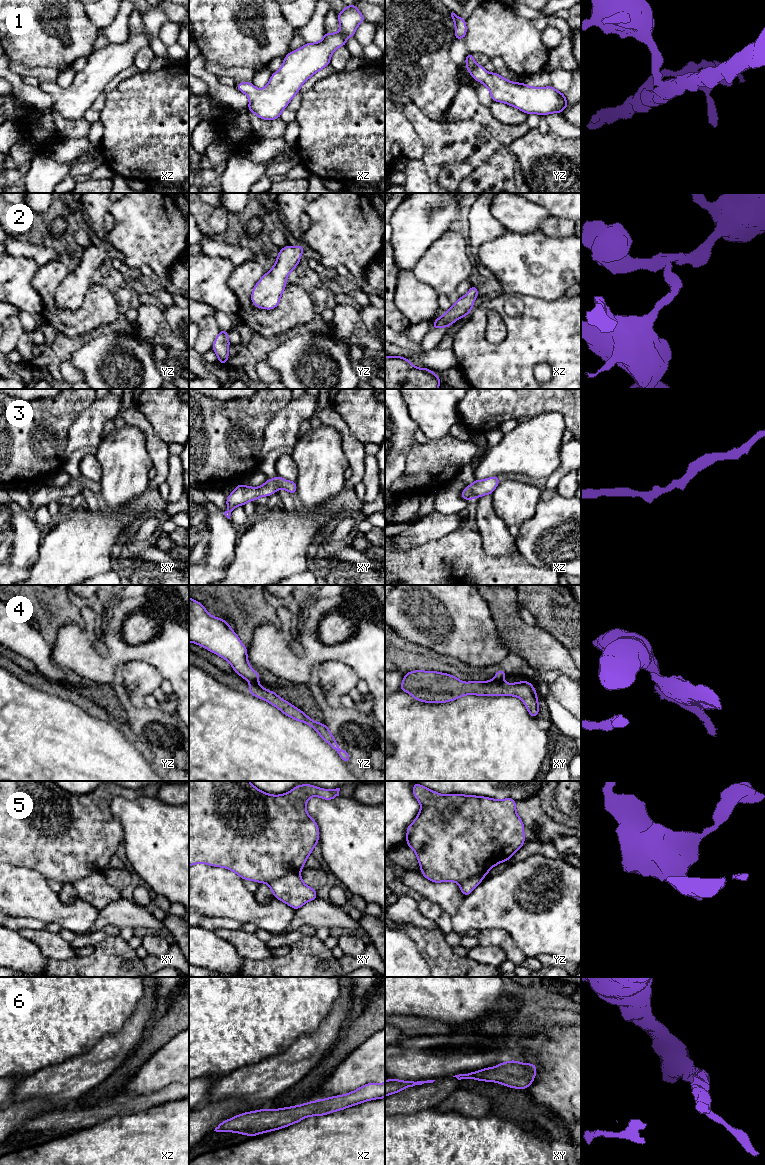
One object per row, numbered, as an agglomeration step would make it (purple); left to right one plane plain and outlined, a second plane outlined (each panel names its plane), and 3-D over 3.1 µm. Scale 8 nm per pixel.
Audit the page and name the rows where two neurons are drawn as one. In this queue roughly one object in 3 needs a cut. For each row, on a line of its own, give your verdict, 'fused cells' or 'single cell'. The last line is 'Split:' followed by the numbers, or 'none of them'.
1: single cell
2: single cell
3: single cell
4: fused cells
5: fused cells
6: single cell
Split: 4, 5

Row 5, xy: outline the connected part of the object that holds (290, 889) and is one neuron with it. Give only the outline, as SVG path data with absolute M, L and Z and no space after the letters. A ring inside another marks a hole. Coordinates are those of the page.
M290 872L287 875L267 883L273 896L286 903L294 910L316 898L316 889L303 883L300 872Z

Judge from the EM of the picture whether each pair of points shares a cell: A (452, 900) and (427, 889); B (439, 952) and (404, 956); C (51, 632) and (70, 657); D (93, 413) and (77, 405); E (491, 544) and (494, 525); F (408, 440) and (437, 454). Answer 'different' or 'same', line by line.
A: same
B: different
C: different
D: different
E: same
F: different

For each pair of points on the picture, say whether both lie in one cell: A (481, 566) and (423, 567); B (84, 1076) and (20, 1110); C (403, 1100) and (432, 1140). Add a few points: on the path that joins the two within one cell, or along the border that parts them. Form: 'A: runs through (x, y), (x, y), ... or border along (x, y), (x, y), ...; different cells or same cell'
A: runs through (467, 562), (451, 562), (445, 567), (437, 567); same cell
B: border along (18, 1103), (41, 1098), (55, 1110); different cells
C: border along (435, 1107), (409, 1114), (395, 1114); different cells

